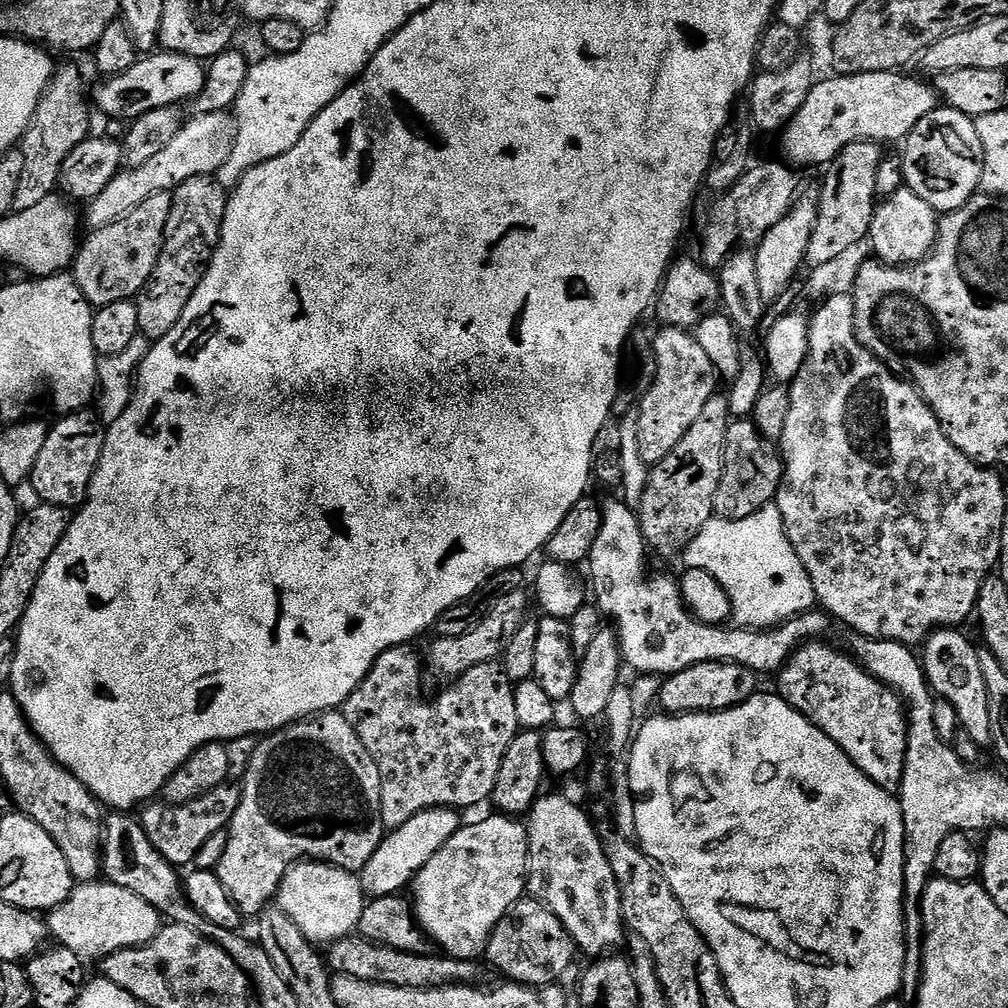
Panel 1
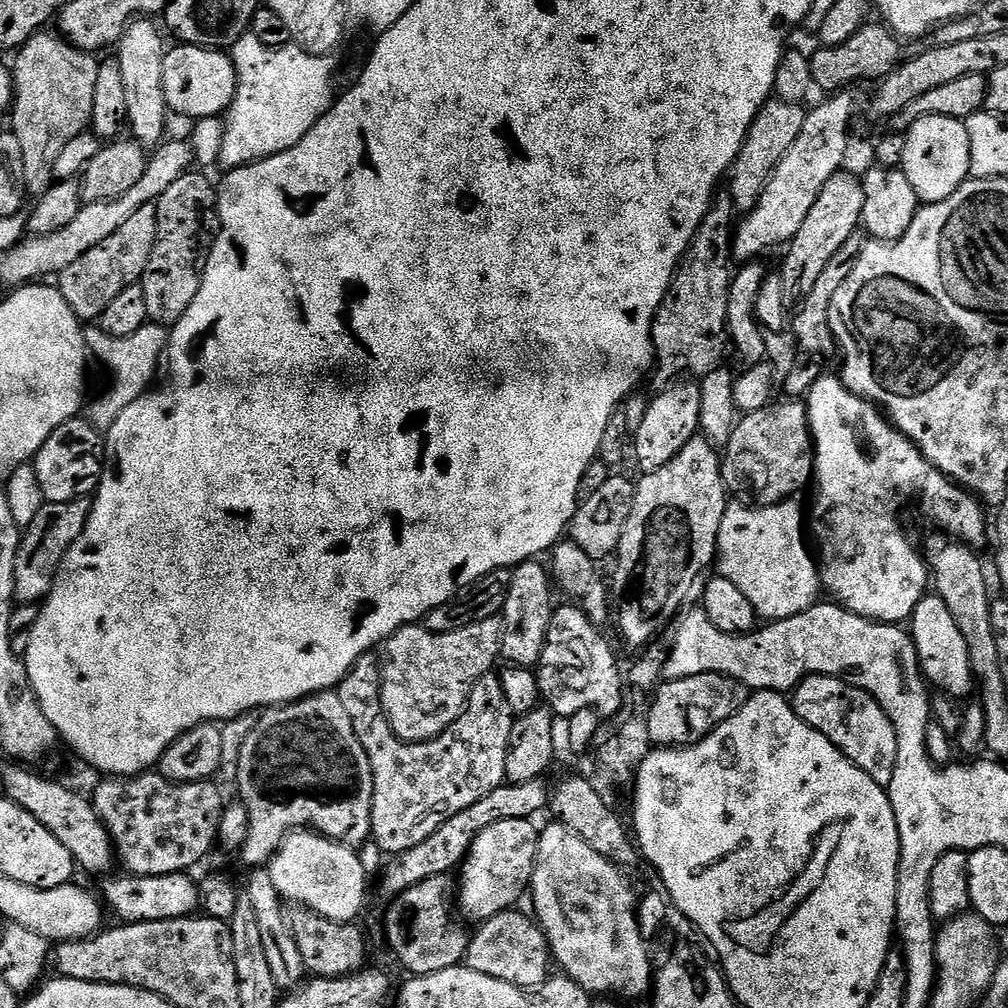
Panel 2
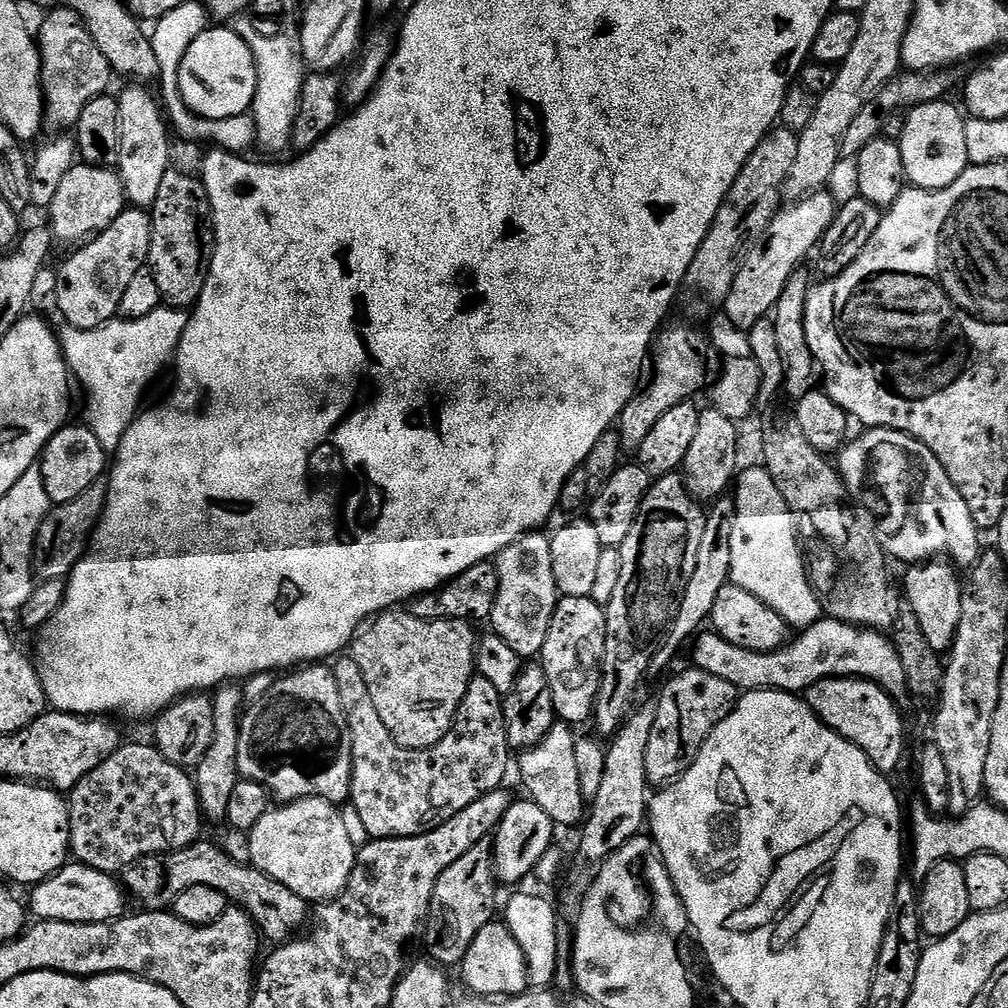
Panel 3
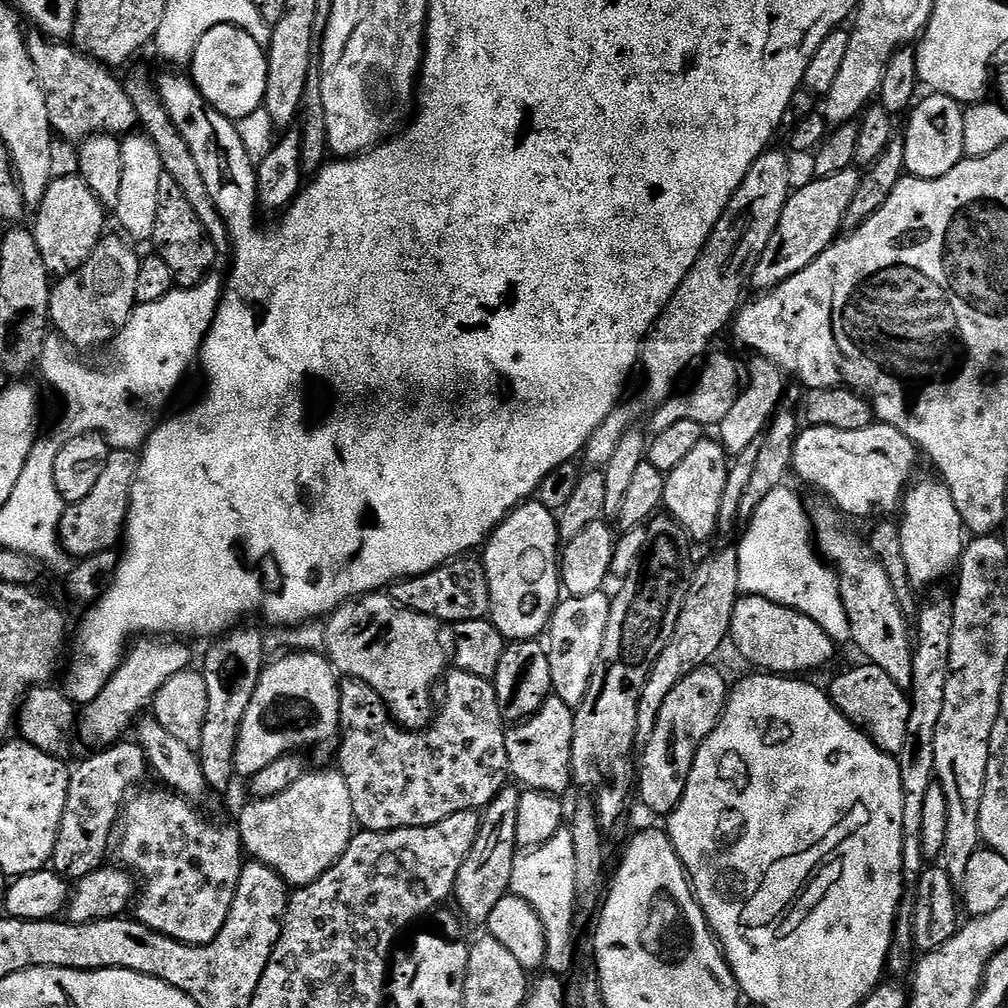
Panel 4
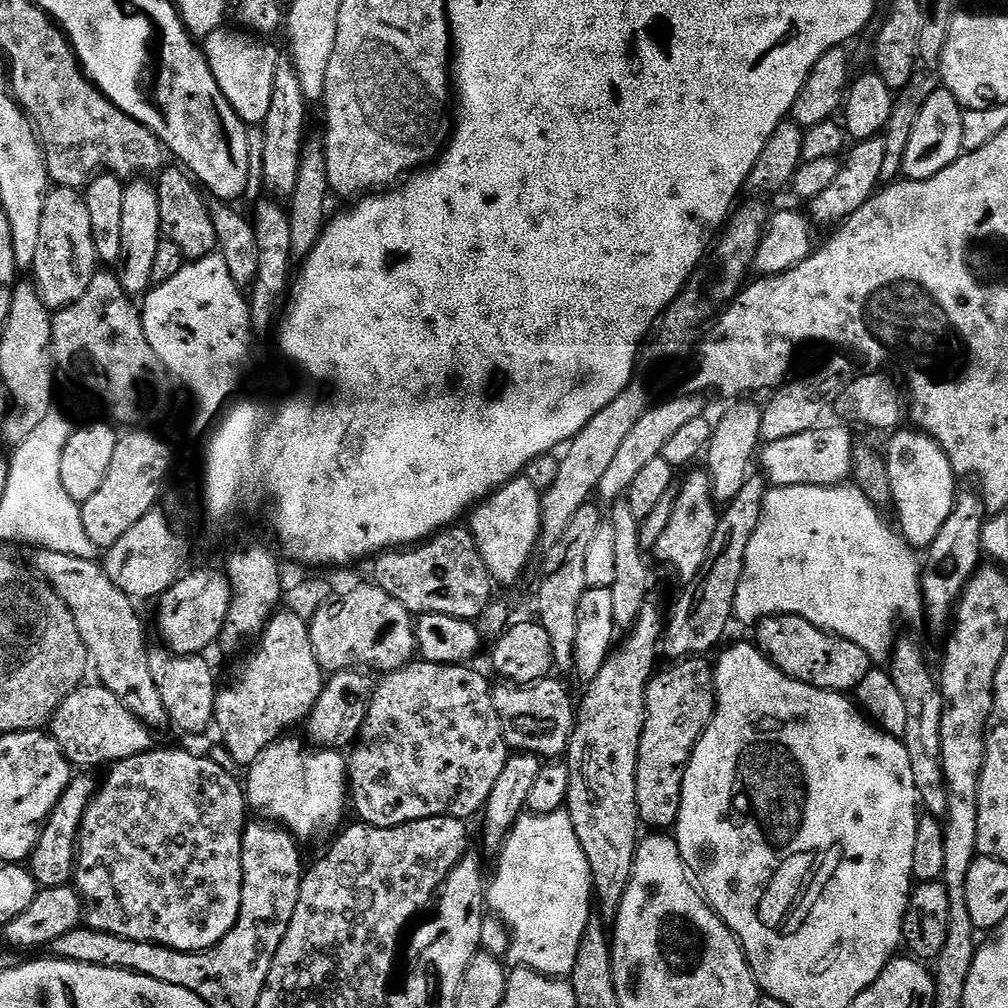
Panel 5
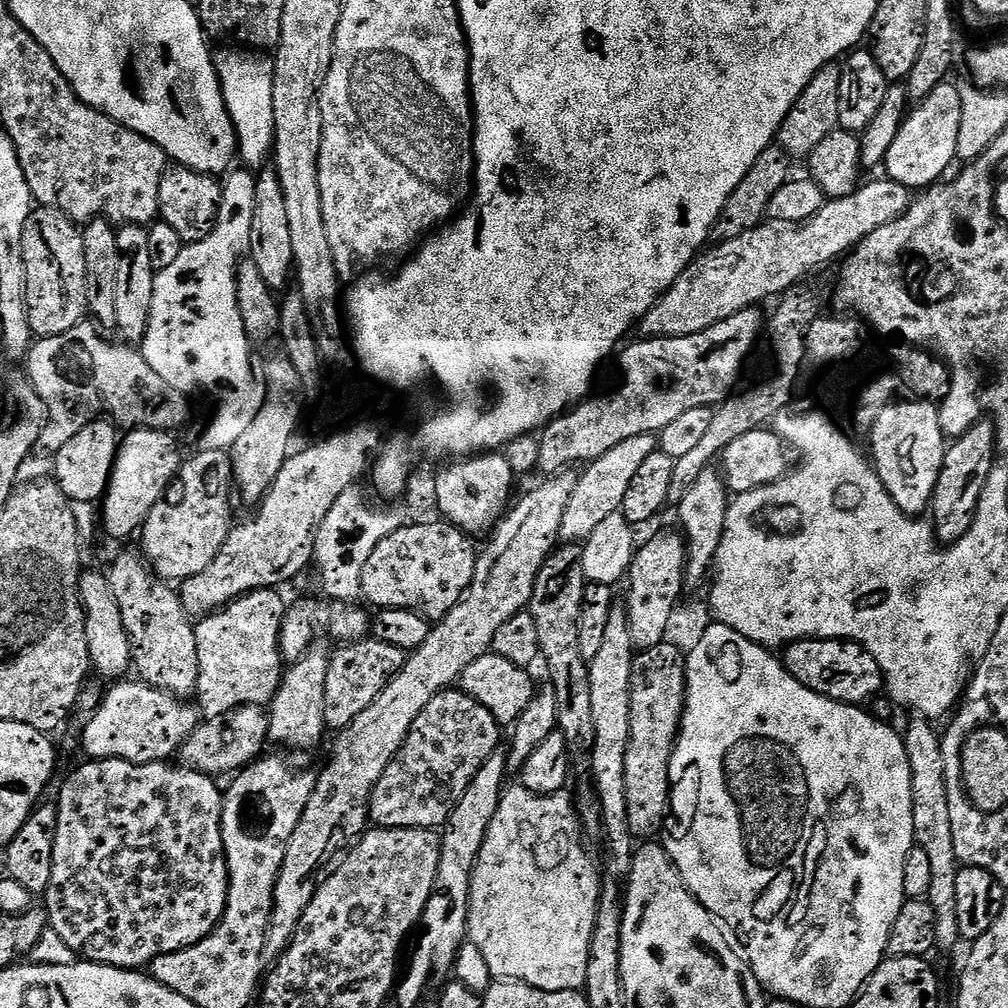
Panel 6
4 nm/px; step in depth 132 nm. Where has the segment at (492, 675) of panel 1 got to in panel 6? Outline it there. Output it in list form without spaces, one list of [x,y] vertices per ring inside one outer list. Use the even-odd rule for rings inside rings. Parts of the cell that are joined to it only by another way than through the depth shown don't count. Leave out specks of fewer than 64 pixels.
[[[459,690],[438,693],[418,714],[400,753],[386,766],[370,805],[370,820],[377,828],[439,829],[448,823],[450,814],[466,786],[482,766],[501,747],[501,724],[473,698]]]

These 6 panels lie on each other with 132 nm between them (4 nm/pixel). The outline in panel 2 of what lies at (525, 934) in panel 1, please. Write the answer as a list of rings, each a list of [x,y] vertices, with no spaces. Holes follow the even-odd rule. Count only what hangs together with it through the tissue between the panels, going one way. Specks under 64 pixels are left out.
[[[521,910],[499,912],[494,918],[483,921],[468,941],[466,967],[478,970],[478,974],[490,974],[490,978],[502,978],[519,988],[540,988],[550,979],[548,964],[553,963],[548,940],[539,923]]]

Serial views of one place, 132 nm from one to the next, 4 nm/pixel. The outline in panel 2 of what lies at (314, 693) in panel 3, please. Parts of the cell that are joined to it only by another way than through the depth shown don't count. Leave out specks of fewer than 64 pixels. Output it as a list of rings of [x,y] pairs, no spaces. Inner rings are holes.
[[[339,691],[316,692],[305,700],[292,704],[278,704],[261,711],[257,725],[242,746],[238,768],[238,793],[250,810],[250,835],[240,851],[240,858],[249,867],[263,867],[275,856],[293,830],[309,828],[359,849],[369,843],[372,834],[372,799],[374,778],[370,770],[370,758],[354,734],[350,717],[342,707]]]

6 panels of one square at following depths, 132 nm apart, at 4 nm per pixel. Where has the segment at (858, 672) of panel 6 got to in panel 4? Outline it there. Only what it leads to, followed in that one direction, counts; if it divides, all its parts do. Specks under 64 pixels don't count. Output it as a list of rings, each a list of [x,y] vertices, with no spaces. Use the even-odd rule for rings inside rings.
[[[741,595],[734,606],[734,618],[730,622],[730,644],[740,651],[740,656],[744,660],[749,660],[753,664],[753,669],[759,670],[764,674],[773,676],[795,677],[797,674],[808,674],[804,672],[816,672],[819,668],[824,668],[836,656],[837,641],[831,640],[814,622],[814,618],[806,618],[793,608],[782,606],[778,602],[770,602],[770,598],[761,596]]]

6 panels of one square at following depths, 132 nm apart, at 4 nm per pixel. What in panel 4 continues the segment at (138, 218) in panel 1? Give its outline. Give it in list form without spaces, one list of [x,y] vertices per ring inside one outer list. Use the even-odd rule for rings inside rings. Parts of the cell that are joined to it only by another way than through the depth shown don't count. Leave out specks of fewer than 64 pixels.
[[[120,234],[105,235],[81,268],[59,277],[52,285],[50,324],[67,344],[81,353],[95,344],[111,345],[115,335],[136,309],[134,281],[138,279],[141,257]]]

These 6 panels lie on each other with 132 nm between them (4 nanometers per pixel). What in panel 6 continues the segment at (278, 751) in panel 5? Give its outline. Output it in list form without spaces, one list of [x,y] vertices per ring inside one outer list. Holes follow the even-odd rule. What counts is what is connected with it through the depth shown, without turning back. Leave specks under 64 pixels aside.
[[[316,648],[308,652],[296,665],[289,667],[280,682],[280,689],[270,705],[268,738],[274,745],[289,744],[292,748],[316,748],[324,740],[326,725],[326,674],[328,673],[329,653]]]

